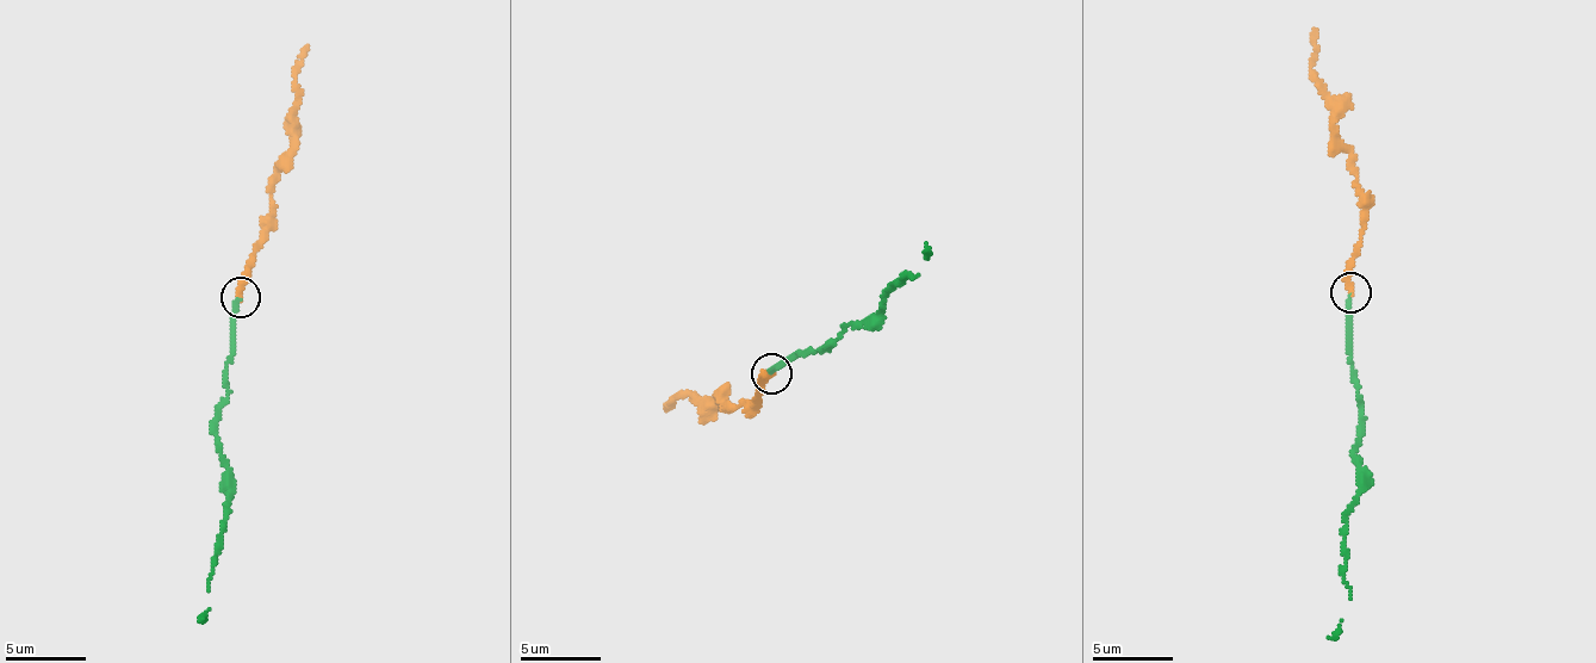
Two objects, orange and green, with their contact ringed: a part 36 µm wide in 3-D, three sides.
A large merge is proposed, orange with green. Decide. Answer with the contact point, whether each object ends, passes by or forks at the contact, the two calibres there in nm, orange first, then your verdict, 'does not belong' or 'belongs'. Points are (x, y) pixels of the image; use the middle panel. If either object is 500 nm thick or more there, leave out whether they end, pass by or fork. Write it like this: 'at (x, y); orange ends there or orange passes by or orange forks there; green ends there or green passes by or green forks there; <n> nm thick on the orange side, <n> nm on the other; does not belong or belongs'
at (771, 373); orange ends there; green ends there; 180 nm thick on the orange side, 150 nm on the other; belongs

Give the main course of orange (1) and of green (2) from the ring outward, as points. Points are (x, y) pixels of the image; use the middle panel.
1: (771, 375), (759, 379), (755, 401), (732, 410), (716, 396), (702, 406), (677, 394), (666, 407)
2: (774, 373), (799, 351), (823, 349), (852, 322), (883, 311), (883, 298), (893, 286), (919, 274), (926, 243)

